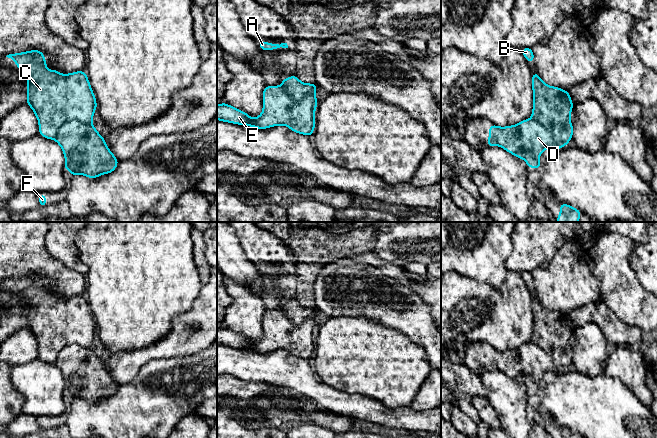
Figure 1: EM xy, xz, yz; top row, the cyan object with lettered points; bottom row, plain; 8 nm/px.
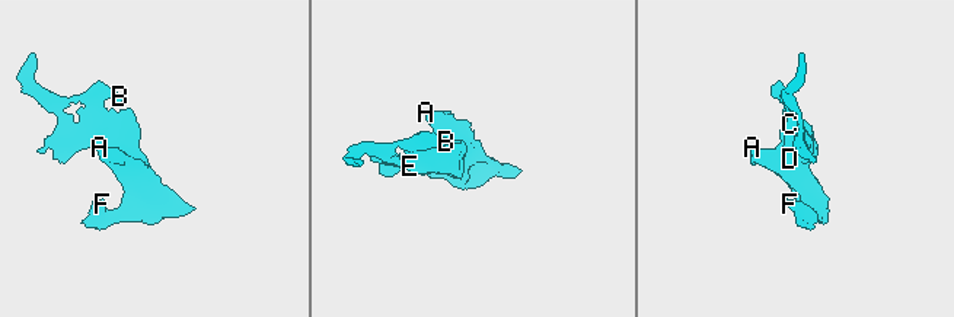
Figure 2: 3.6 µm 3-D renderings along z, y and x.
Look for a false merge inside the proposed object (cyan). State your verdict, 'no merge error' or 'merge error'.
merge error

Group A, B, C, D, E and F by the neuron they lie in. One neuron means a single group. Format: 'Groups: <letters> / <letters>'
Groups: A D F / B C E

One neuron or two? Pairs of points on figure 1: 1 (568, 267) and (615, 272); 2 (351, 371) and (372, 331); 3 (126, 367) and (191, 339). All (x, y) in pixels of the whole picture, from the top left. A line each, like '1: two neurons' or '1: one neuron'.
1: two neurons
2: one neuron
3: one neuron

